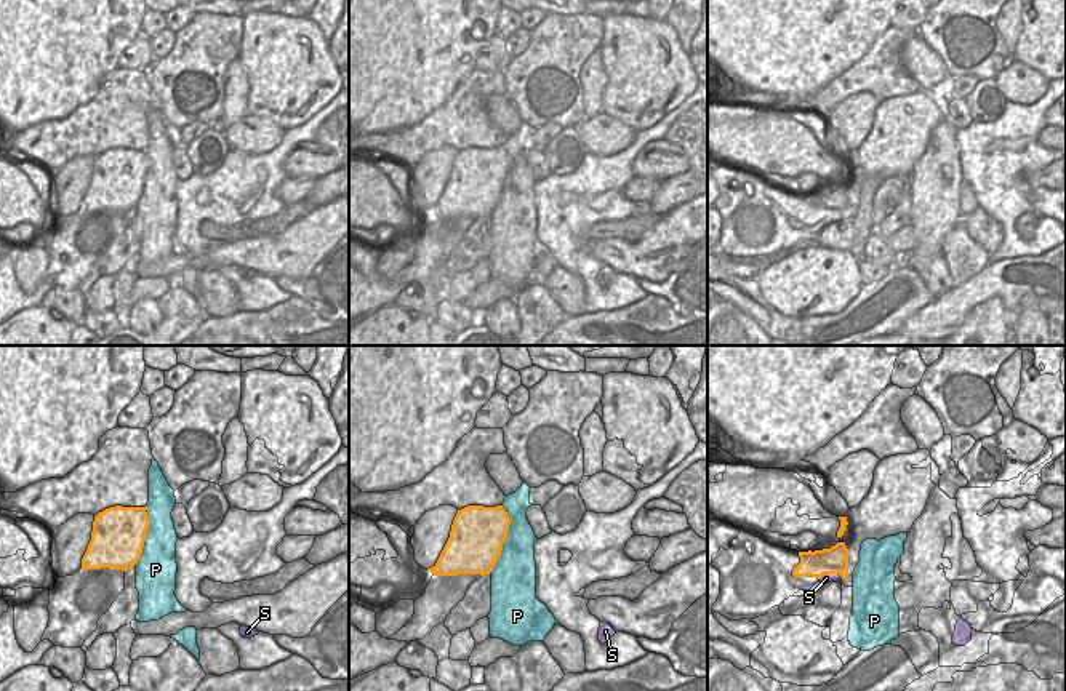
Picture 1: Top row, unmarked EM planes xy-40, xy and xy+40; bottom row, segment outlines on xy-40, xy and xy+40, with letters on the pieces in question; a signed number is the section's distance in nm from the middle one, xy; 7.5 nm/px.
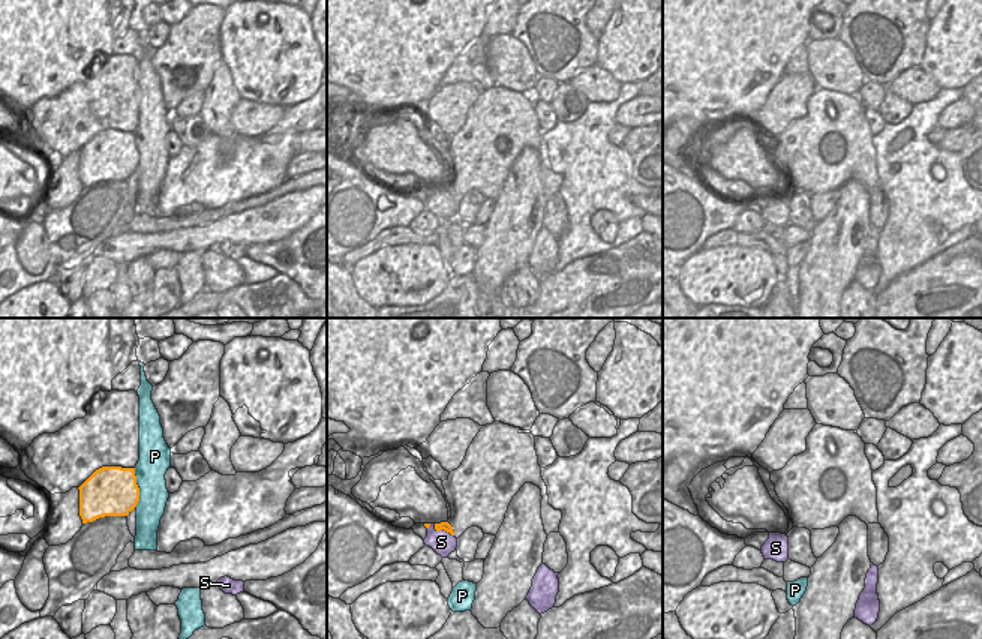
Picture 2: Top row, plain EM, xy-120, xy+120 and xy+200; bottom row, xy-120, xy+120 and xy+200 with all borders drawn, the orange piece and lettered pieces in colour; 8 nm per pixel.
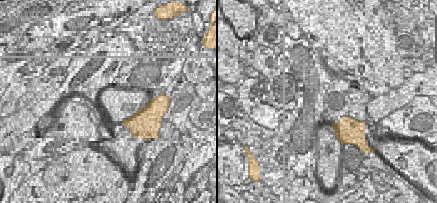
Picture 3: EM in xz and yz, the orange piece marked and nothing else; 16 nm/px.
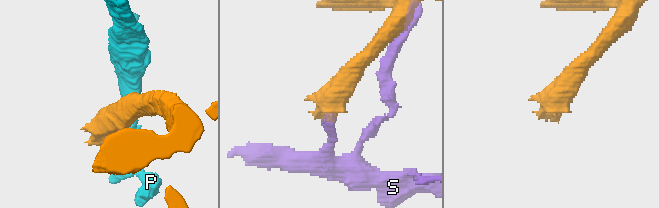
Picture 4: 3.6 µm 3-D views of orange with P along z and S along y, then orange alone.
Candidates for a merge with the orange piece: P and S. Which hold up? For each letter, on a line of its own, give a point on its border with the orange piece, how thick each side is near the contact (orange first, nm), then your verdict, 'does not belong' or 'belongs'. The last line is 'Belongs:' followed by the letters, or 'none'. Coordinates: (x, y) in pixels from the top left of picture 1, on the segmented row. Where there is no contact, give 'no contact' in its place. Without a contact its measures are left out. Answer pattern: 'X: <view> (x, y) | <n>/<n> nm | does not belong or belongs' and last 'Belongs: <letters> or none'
P: xy (504, 539) | 420/320 nm | does not belong
S: xy+40 (831, 573) | 200/70 nm | does not belong
Belongs: none

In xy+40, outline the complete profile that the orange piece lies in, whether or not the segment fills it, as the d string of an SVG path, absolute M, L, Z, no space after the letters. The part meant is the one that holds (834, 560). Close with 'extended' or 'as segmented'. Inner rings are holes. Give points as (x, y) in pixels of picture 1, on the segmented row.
M928 449L912 454L896 454L879 461L874 481L860 505L839 517L837 542L831 549L799 552L800 563L792 576L818 577L839 574L845 587L853 585L853 571L860 561L861 544L866 539L884 539L909 533L922 515L930 493L936 488L932 478L932 464L919 469L930 456Z | extended

